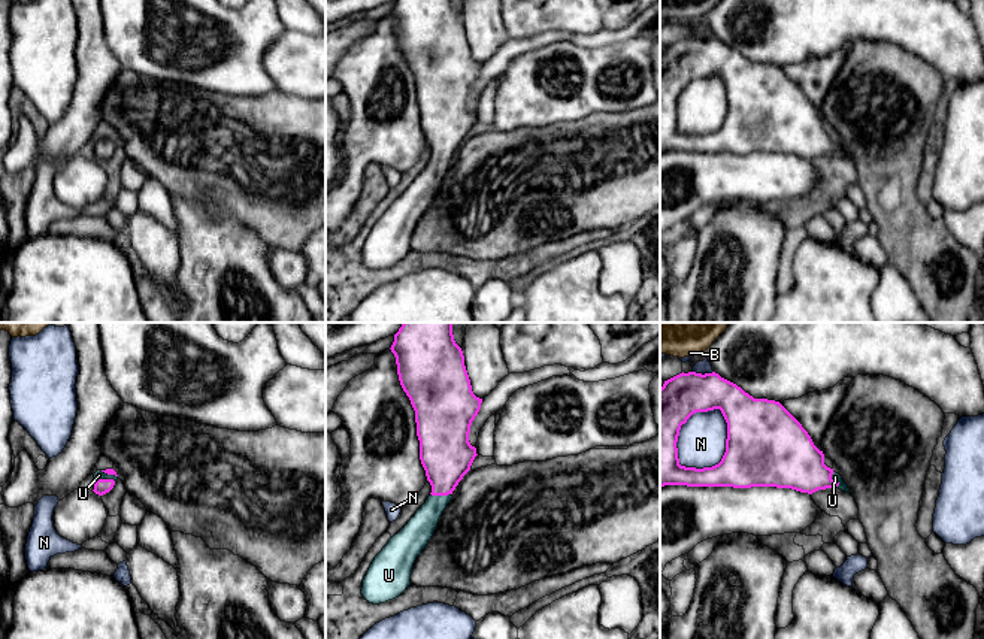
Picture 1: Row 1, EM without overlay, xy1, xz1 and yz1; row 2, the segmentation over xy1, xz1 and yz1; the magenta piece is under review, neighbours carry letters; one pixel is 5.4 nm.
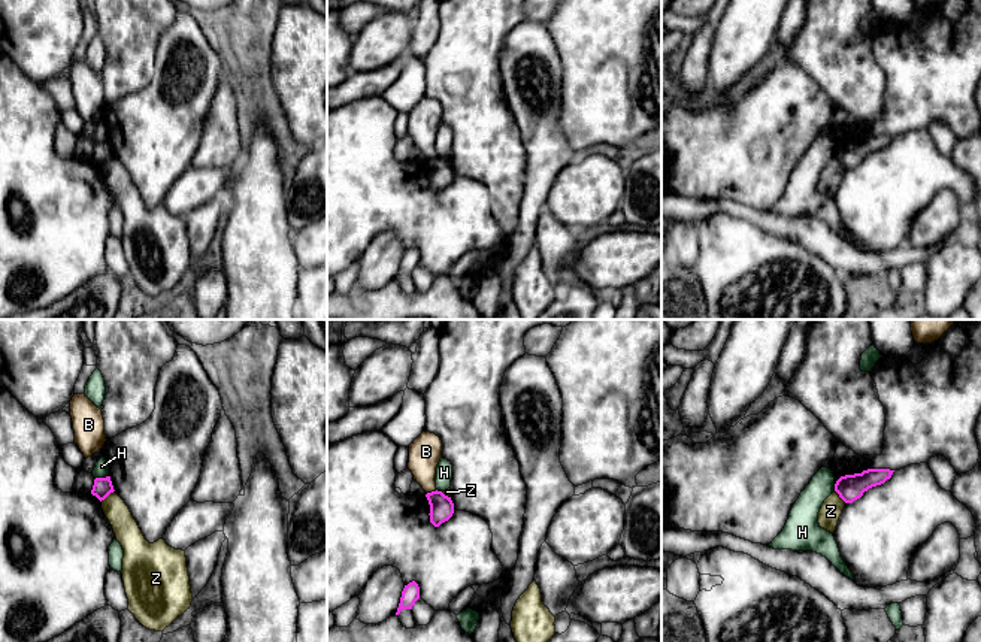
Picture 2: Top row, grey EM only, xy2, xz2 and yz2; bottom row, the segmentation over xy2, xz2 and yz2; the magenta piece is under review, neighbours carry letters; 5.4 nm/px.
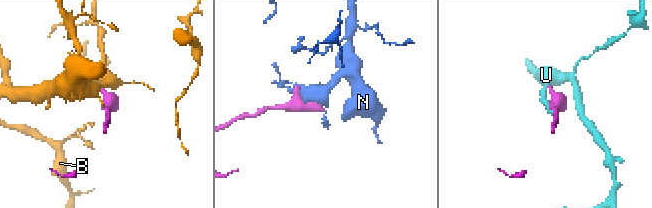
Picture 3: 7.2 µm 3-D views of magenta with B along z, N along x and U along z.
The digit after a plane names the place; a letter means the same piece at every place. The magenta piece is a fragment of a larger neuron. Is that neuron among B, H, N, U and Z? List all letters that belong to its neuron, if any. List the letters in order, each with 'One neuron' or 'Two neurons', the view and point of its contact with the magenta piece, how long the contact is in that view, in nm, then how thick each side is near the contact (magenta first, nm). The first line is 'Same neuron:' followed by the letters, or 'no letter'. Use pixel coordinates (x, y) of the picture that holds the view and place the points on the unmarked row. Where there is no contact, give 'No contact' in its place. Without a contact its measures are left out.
Same neuron: U
B: Two neurons. Touches magenta at xz2 (432, 157). Shared border 60 nm. Thickness 130 nm (magenta) against 180 nm
H: Two neurons. Touches magenta at xy2 (102, 144). Shared border 70 nm. Thickness 100 nm (magenta) against 80 nm
N: Two neurons. Touches magenta at yz1 (680, 93). Shared border 380 nm. Thickness 260 nm (magenta) against 260 nm
U: One neuron. Touches magenta at xz1 (441, 160). Shared border 110 nm. Thickness 280 nm (magenta) against 150 nm
Z: Two neurons. Touches magenta at xy2 (106, 161). Shared border 100 nm. Thickness 100 nm (magenta) against 140 nm

